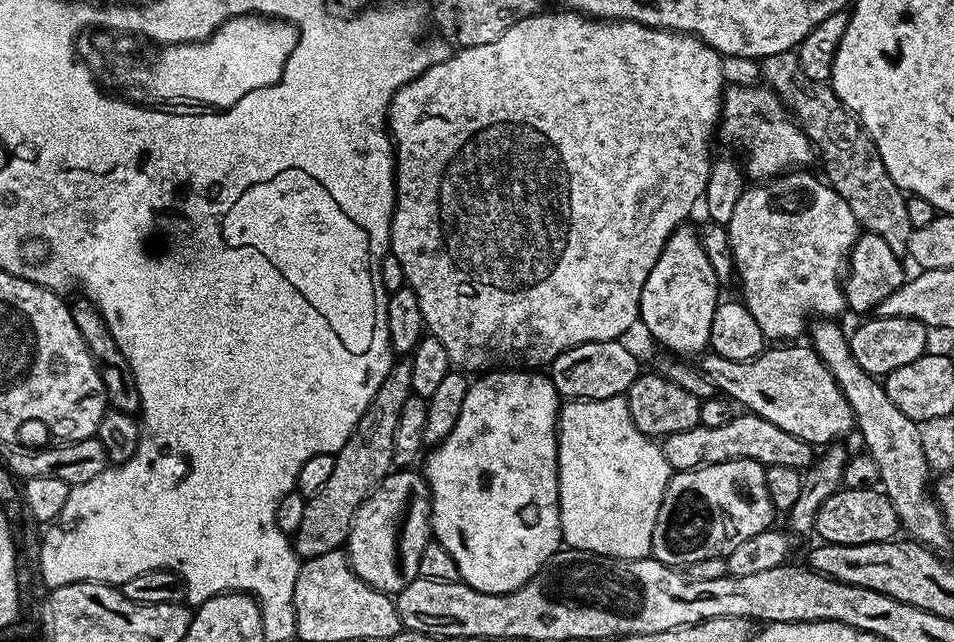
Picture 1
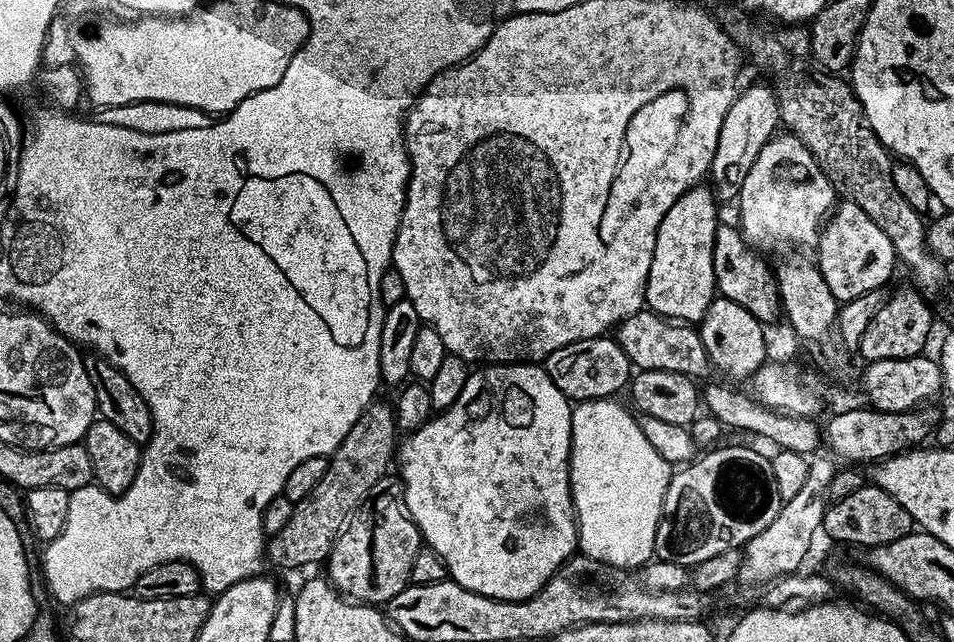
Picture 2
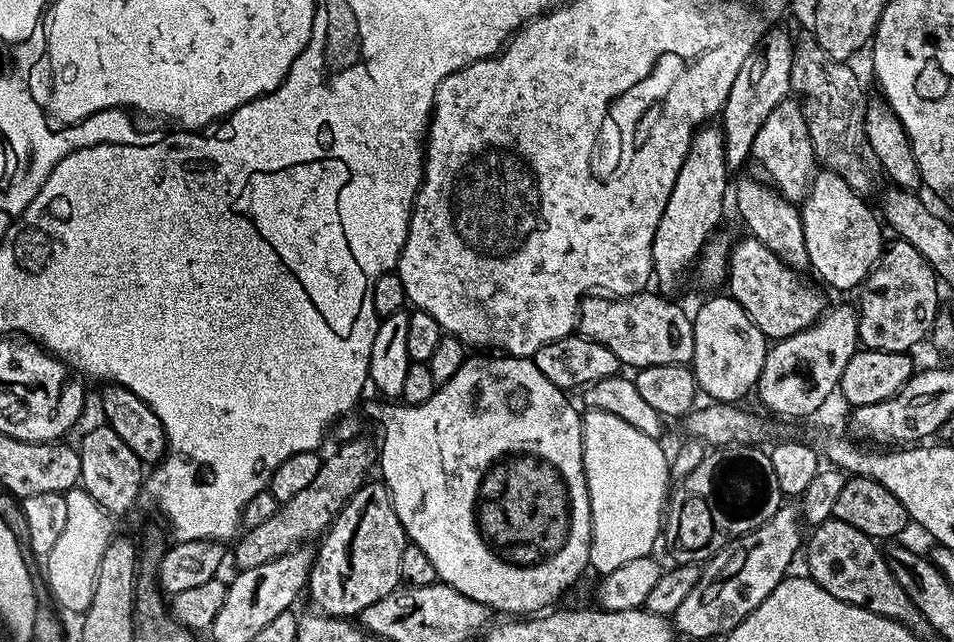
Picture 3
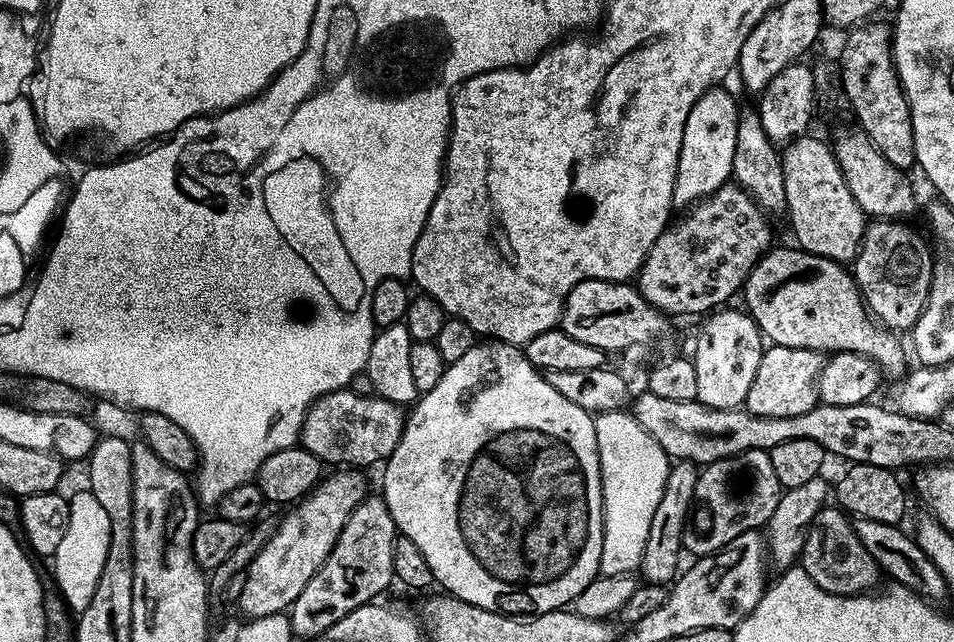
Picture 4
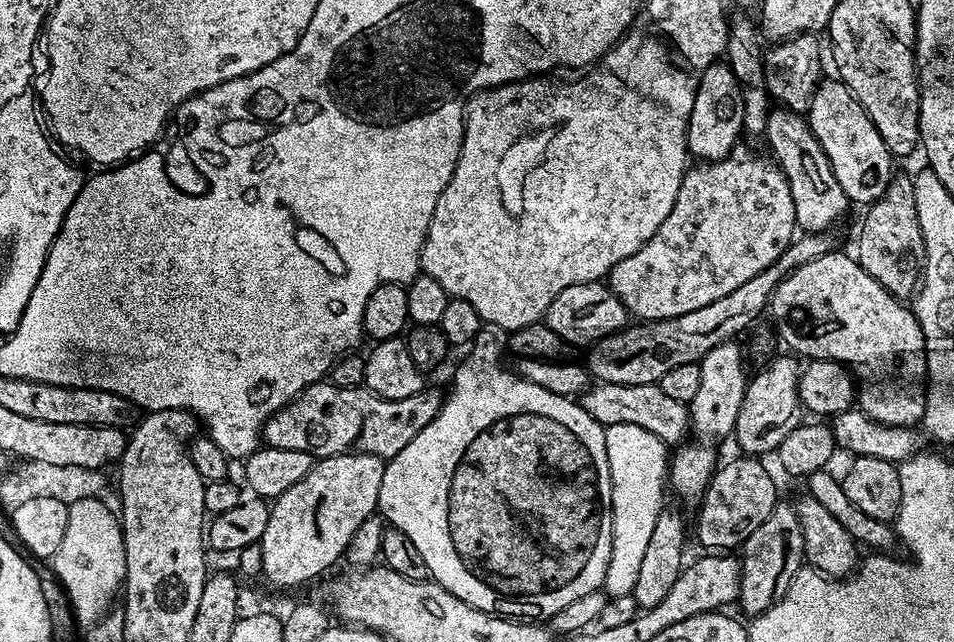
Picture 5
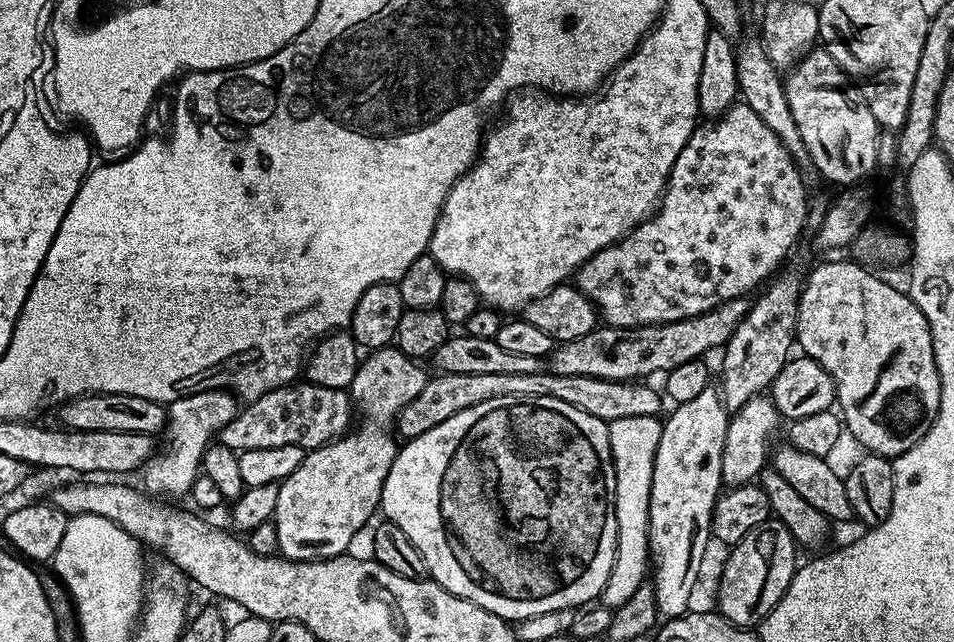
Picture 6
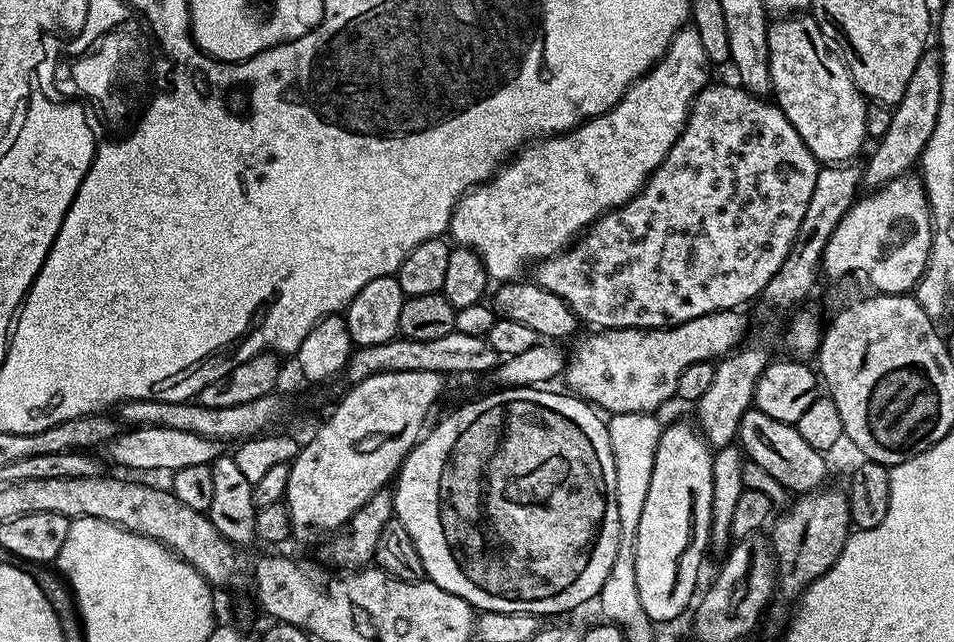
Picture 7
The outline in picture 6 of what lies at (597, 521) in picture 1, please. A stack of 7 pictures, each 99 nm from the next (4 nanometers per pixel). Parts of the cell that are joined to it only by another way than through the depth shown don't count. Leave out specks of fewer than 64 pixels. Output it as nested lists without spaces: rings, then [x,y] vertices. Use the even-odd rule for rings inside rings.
[[[655,416],[618,418],[608,424],[612,465],[616,471],[616,557],[610,578],[606,578],[606,586],[598,597],[599,603],[606,608],[615,610],[630,602],[634,590],[645,584],[650,576],[650,482],[654,478],[654,454],[663,429],[663,423]]]

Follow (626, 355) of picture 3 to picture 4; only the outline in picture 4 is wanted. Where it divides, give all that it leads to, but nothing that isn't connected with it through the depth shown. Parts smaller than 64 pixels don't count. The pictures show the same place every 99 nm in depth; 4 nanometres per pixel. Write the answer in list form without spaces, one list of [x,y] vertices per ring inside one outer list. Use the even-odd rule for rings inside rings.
[[[583,280],[570,290],[570,294],[564,303],[564,313],[560,316],[559,327],[570,338],[578,338],[578,342],[587,342],[589,346],[598,346],[605,354],[612,352],[624,352],[627,348],[636,348],[639,344],[652,344],[659,336],[668,332],[669,317],[659,312],[640,293],[639,287],[628,282],[618,280]]]

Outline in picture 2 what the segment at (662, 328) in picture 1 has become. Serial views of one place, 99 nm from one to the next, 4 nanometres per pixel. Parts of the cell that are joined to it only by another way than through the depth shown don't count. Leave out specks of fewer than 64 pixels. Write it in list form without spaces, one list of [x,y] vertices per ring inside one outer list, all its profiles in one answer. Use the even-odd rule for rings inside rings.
[[[711,187],[686,190],[682,198],[666,210],[654,242],[654,258],[644,295],[647,307],[666,320],[695,325],[704,319],[717,288],[714,276],[714,246],[718,201]]]

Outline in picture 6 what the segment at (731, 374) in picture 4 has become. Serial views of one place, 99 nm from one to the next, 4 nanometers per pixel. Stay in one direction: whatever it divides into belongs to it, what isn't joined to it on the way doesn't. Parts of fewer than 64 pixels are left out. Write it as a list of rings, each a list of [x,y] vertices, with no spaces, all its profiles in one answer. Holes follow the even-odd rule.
[[[709,386],[702,390],[702,394],[697,394],[691,402],[682,402],[671,409],[668,420],[663,421],[664,429],[658,438],[658,450],[654,454],[654,478],[650,482],[650,514],[648,515],[648,550],[651,559],[654,561],[654,575],[650,583],[656,589],[656,611],[661,617],[671,618],[683,616],[689,611],[692,600],[692,591],[696,588],[696,575],[700,572],[700,563],[704,560],[704,551],[708,548],[708,540],[712,536],[712,511],[716,505],[716,497],[722,491],[722,446],[726,438],[730,412],[724,407],[724,397],[720,395],[715,387]]]

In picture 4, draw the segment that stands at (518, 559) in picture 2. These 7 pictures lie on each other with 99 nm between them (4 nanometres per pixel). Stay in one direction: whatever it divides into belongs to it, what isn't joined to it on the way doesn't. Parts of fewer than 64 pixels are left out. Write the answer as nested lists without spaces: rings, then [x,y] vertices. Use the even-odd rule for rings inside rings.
[[[491,338],[485,339],[483,342],[476,343],[473,348],[466,350],[466,354],[462,354],[462,358],[458,358],[458,362],[447,365],[445,367],[442,378],[438,381],[438,386],[434,386],[434,390],[423,393],[415,401],[416,409],[407,413],[404,421],[404,433],[398,442],[398,446],[394,450],[394,454],[389,456],[384,468],[384,489],[382,495],[386,506],[390,510],[390,514],[396,523],[396,530],[399,535],[410,538],[410,542],[414,542],[414,546],[418,546],[418,550],[422,550],[426,562],[432,571],[433,581],[437,585],[441,584],[445,593],[457,596],[459,600],[470,602],[479,608],[485,608],[491,612],[502,612],[511,614],[517,618],[527,617],[529,614],[539,614],[542,612],[558,612],[567,609],[571,605],[574,598],[578,598],[578,594],[582,594],[582,590],[586,590],[586,586],[590,586],[590,582],[594,582],[600,575],[600,559],[602,558],[602,538],[604,537],[604,499],[602,498],[602,478],[600,477],[600,459],[598,458],[598,438],[596,437],[596,422],[593,413],[582,410],[582,406],[574,406],[574,402],[569,402],[567,398],[562,398],[562,394],[558,394],[558,390],[554,390],[554,386],[550,386],[547,375],[535,368],[530,361],[524,356],[523,347],[515,344],[507,344],[501,340]]]

